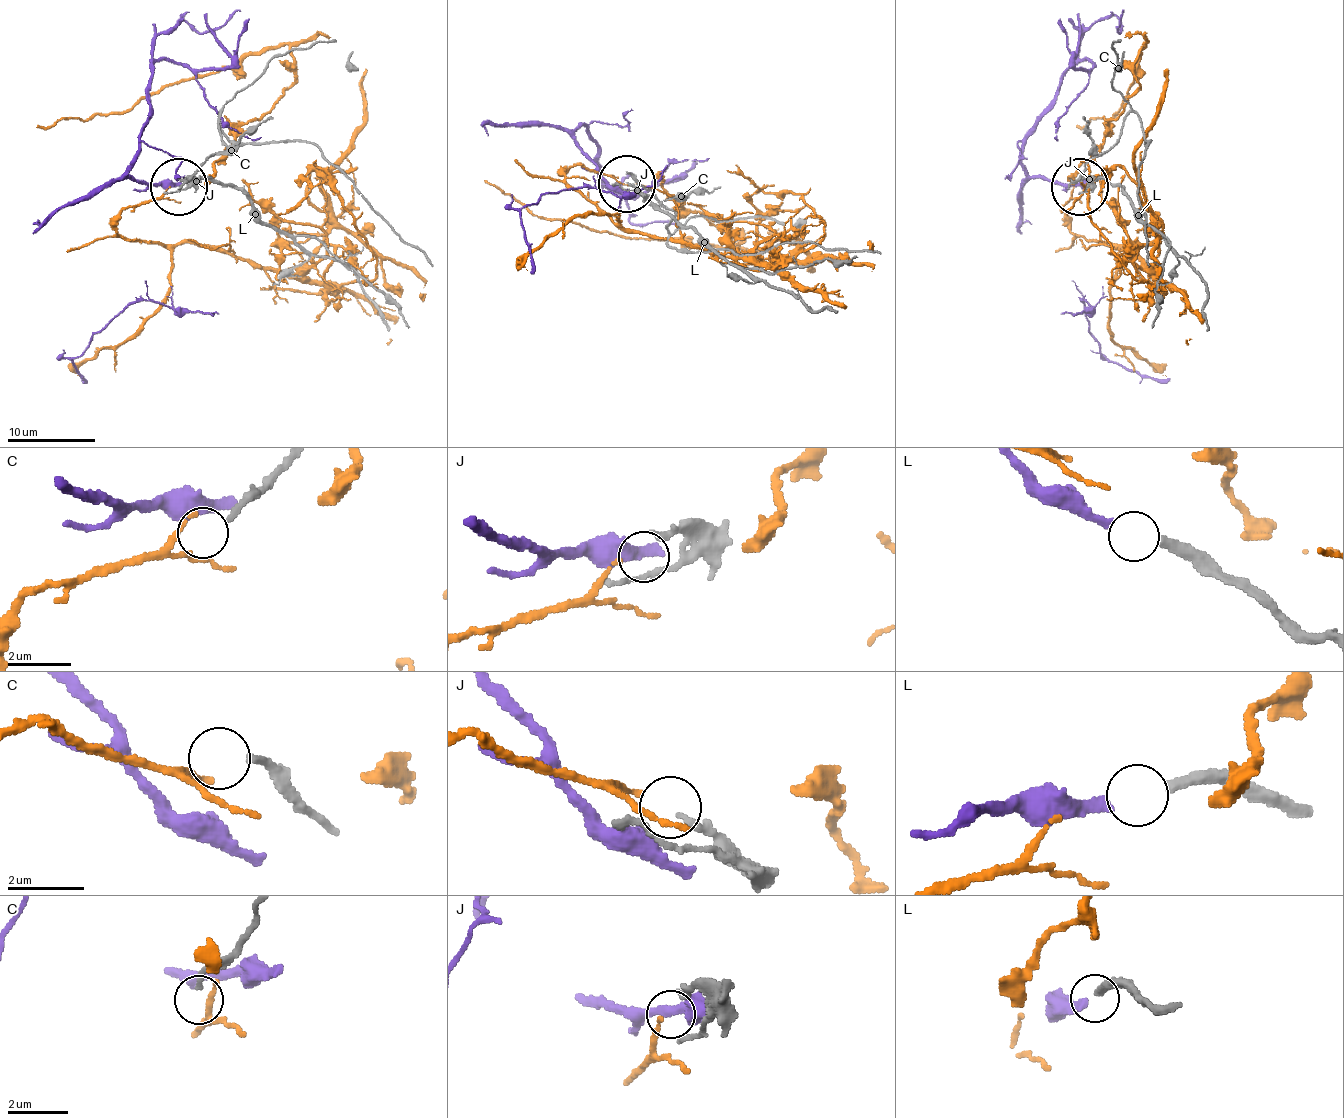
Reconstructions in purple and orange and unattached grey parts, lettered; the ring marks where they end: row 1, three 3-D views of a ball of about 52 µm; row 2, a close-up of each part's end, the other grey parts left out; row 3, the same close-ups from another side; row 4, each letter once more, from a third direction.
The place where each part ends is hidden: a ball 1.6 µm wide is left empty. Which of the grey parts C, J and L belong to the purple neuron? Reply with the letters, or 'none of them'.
L

